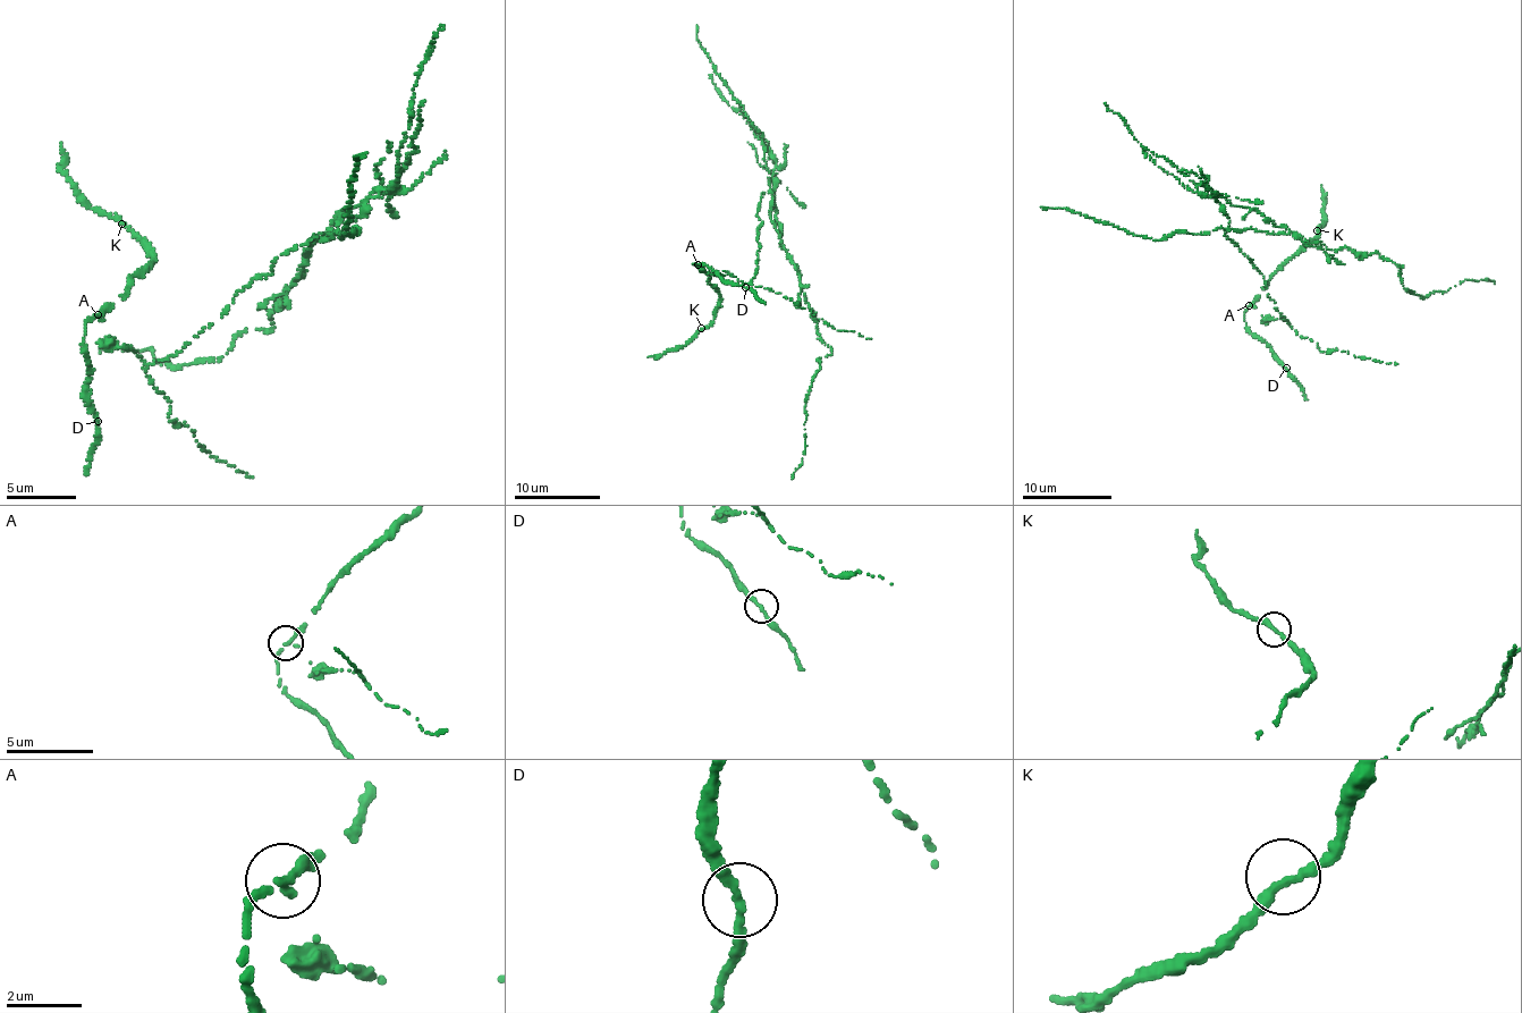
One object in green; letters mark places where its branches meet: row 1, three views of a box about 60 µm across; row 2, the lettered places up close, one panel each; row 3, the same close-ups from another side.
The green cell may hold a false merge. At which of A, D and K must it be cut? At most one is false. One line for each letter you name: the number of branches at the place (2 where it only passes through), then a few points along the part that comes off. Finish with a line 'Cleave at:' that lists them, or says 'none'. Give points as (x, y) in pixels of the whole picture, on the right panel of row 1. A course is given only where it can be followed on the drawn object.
A: Branches: 2. Course of the part to remove: (1249, 306), (1287, 322), (1225, 230), (1378, 253), (1422, 298), (1465, 279), (1495, 284)
Cleave at: A

